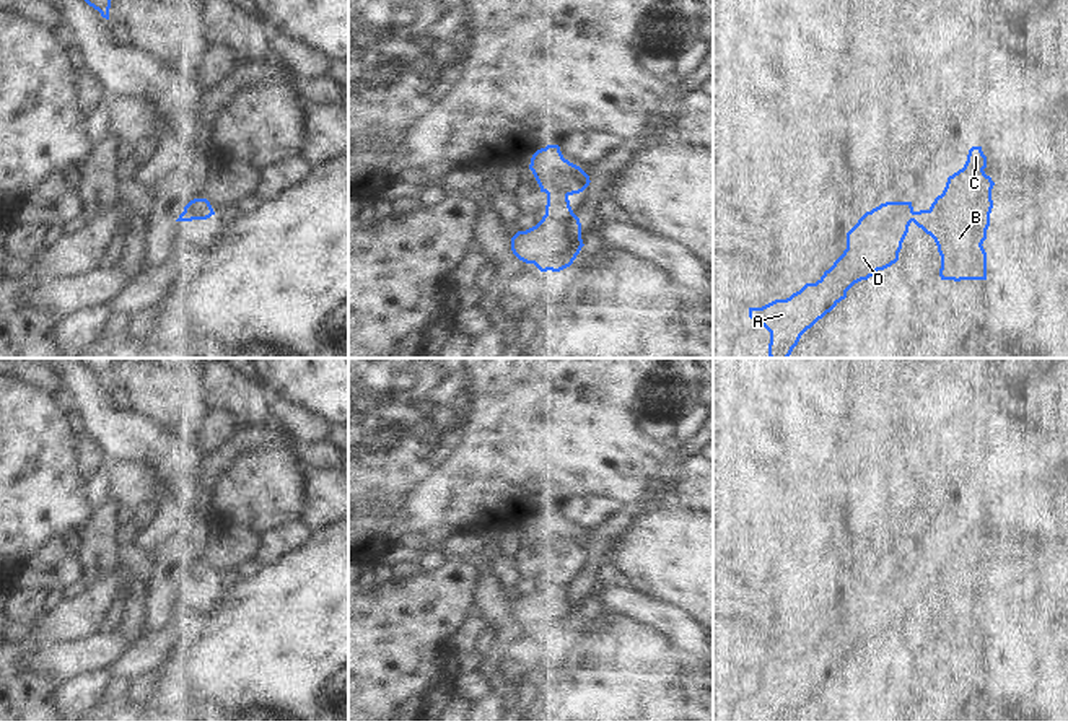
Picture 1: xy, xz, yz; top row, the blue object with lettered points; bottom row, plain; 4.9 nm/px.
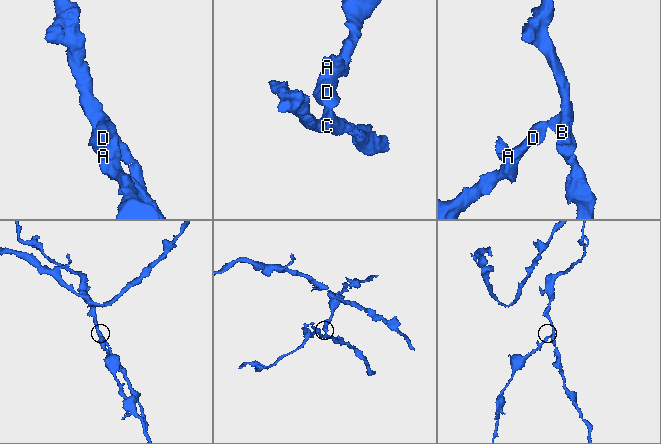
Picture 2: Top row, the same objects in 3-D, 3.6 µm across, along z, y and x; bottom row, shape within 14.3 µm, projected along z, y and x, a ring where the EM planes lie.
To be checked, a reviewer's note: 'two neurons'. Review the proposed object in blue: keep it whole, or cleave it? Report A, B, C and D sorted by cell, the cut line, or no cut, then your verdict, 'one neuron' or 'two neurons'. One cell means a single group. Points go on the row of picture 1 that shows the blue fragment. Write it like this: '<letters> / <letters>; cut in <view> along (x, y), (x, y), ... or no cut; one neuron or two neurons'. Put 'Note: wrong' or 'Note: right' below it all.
A D / B C; cut in xz along (546, 192), (567, 197); two neurons
Note: right

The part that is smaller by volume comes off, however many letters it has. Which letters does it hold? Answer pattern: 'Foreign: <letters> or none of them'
Foreign: A, D

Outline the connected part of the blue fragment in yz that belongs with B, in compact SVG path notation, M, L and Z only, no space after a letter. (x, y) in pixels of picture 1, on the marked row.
M972 146L964 168L948 177L931 207L912 213L912 221L938 246L941 280L987 280L987 252L982 244L990 226L995 182L985 168L982 146Z

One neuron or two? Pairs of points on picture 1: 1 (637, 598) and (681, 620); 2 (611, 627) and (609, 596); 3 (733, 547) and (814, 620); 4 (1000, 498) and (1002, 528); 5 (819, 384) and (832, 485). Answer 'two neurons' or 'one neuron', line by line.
1: one neuron
2: two neurons
3: one neuron
4: two neurons
5: two neurons

